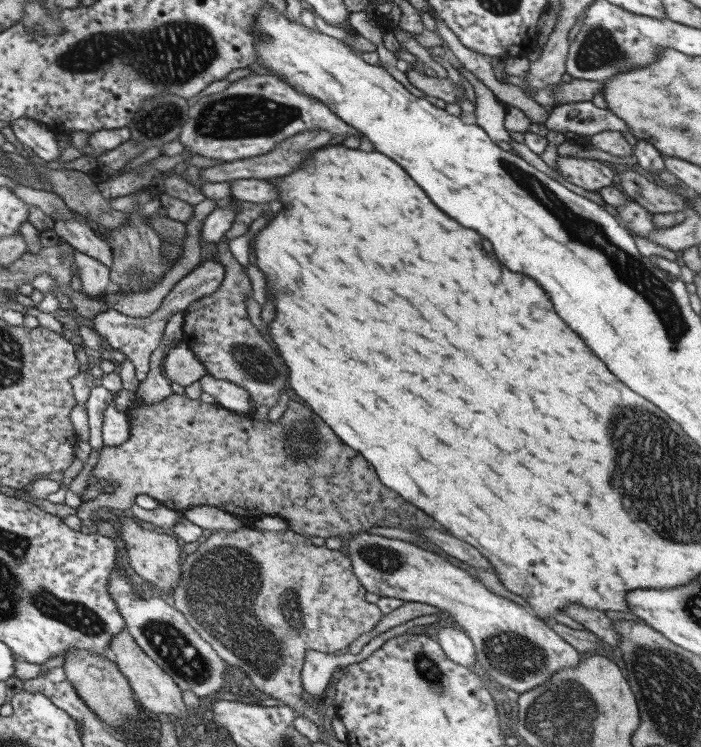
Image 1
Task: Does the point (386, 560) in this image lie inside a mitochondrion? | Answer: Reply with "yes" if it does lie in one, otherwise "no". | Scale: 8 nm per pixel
yes

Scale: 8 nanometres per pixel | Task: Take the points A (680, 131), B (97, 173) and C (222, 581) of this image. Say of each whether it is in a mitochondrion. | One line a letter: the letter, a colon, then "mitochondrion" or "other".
A: mitochondrion
B: other
C: mitochondrion

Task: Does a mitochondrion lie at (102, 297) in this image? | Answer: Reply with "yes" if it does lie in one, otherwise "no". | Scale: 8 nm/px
no

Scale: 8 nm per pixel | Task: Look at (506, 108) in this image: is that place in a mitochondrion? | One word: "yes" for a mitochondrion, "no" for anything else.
no

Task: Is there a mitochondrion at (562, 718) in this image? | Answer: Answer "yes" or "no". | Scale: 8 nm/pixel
yes

